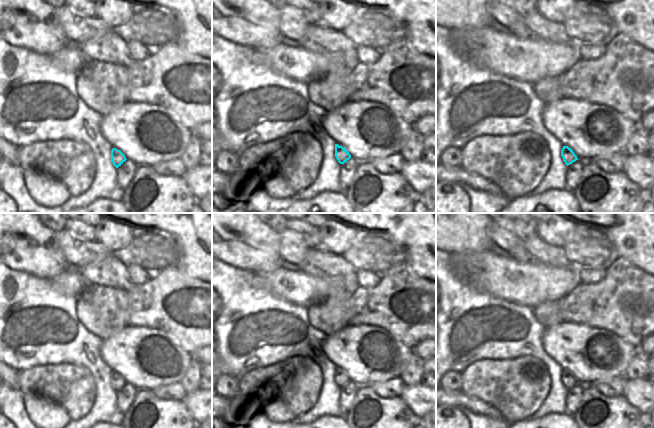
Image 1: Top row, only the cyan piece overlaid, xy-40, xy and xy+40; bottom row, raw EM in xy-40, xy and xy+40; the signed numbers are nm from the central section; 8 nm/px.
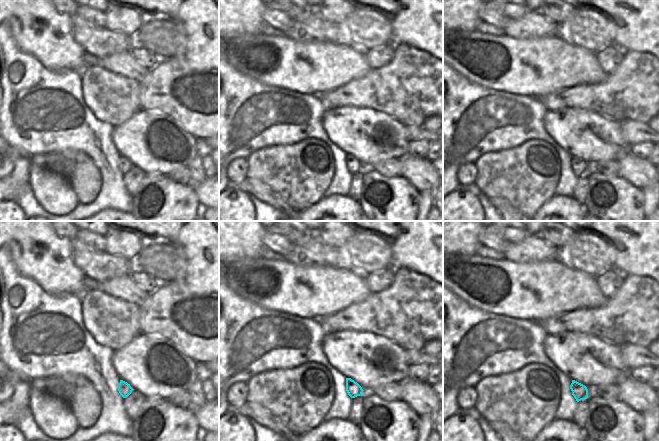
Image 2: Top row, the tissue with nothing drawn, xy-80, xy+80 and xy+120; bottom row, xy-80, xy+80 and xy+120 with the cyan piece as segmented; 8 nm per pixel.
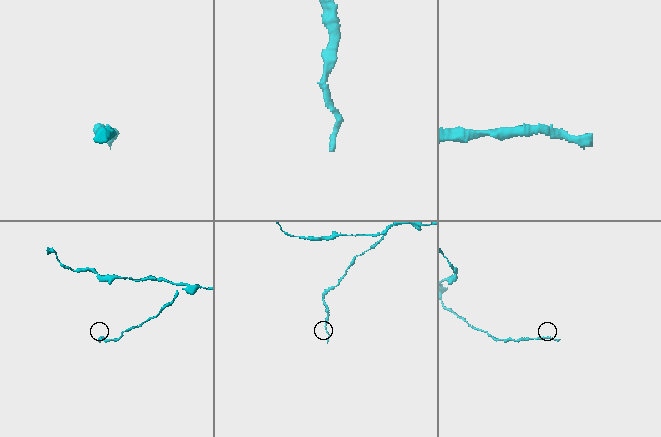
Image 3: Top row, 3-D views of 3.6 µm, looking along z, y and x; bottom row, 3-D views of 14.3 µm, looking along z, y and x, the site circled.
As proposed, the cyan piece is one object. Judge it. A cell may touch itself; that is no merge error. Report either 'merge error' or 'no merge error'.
merge error

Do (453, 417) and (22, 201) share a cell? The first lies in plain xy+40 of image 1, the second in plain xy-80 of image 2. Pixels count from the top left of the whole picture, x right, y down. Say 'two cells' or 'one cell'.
two cells

